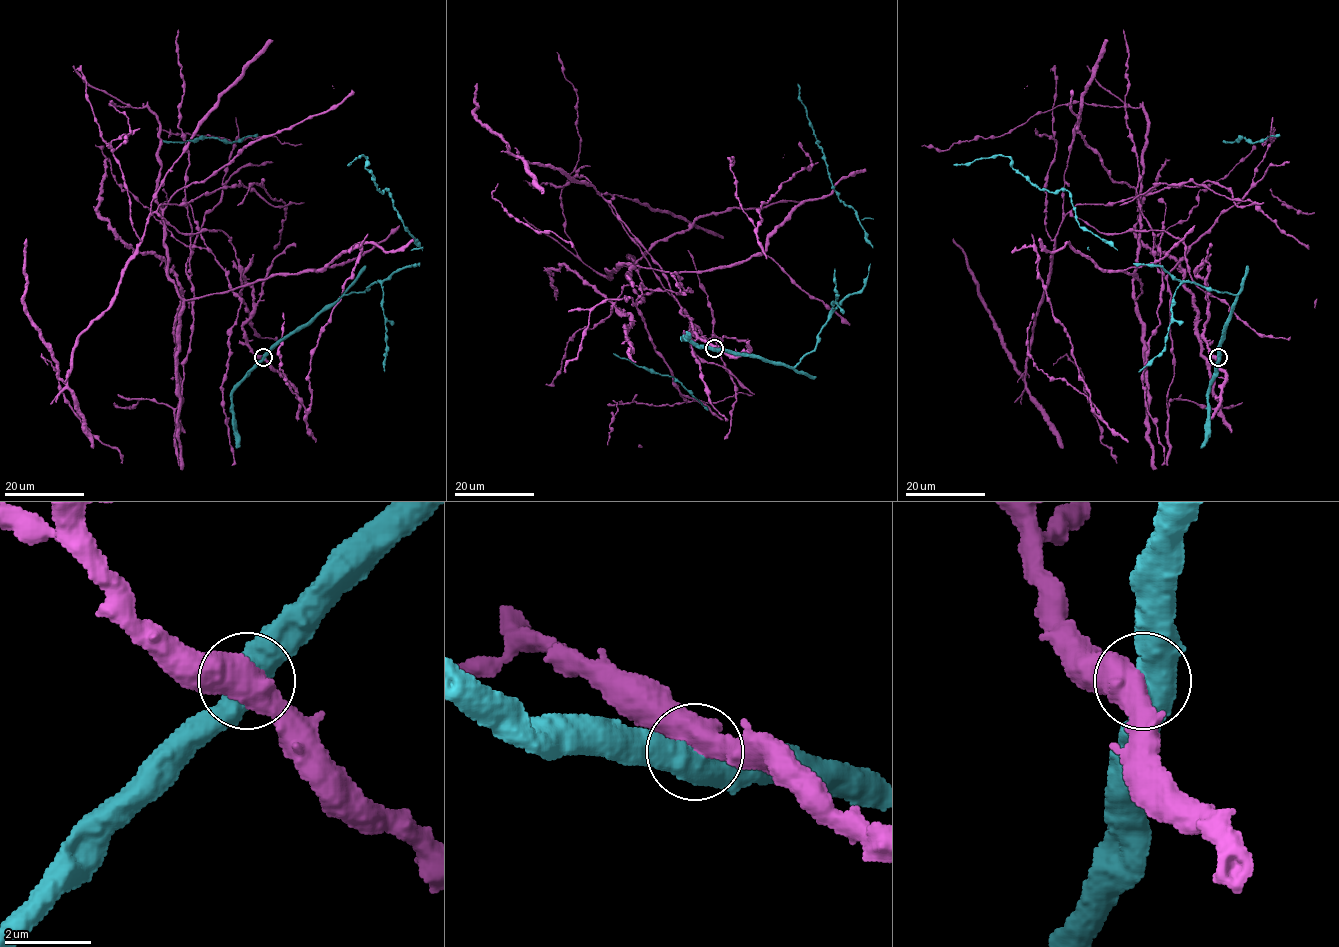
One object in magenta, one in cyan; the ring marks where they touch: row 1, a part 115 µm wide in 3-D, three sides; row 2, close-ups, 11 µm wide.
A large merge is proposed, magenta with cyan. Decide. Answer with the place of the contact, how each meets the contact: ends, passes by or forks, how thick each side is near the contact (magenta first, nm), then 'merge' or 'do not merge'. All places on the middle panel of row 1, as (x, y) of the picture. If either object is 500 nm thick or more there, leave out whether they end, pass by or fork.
(714, 348) | 600/600 nm | merge

